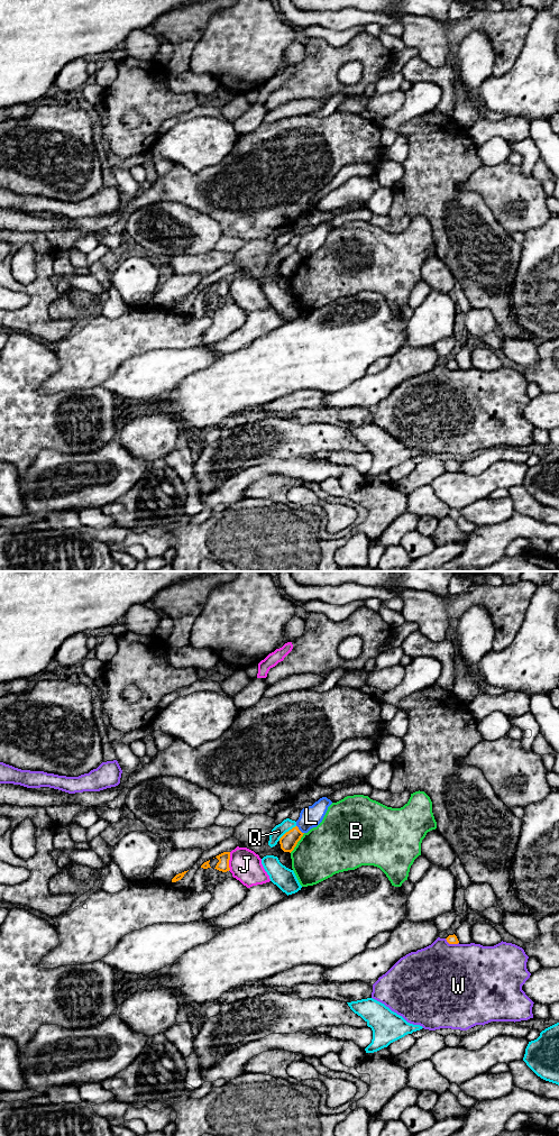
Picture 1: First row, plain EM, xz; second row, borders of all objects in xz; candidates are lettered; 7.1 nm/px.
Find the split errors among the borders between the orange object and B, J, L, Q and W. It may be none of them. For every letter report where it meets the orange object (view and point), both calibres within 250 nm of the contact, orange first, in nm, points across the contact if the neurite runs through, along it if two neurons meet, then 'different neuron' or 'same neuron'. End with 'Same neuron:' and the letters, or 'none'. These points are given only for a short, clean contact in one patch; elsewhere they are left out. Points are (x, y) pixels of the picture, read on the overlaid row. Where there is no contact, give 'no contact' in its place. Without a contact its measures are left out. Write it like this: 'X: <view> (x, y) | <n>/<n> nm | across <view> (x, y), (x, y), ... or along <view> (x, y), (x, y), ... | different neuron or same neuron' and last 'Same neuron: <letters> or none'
B: xz (296, 843) | 120/360 nm | different neuron
J: xz (228, 861) | 80/220 nm | different neuron
L: xz (299, 830) | 120/150 nm | along xz (296, 825), (303, 833) | different neuron
Q: xz (286, 832) | 120/90 nm | different neuron
W: xz (451, 943) | 60/500 nm | different neuron
Same neuron: none

